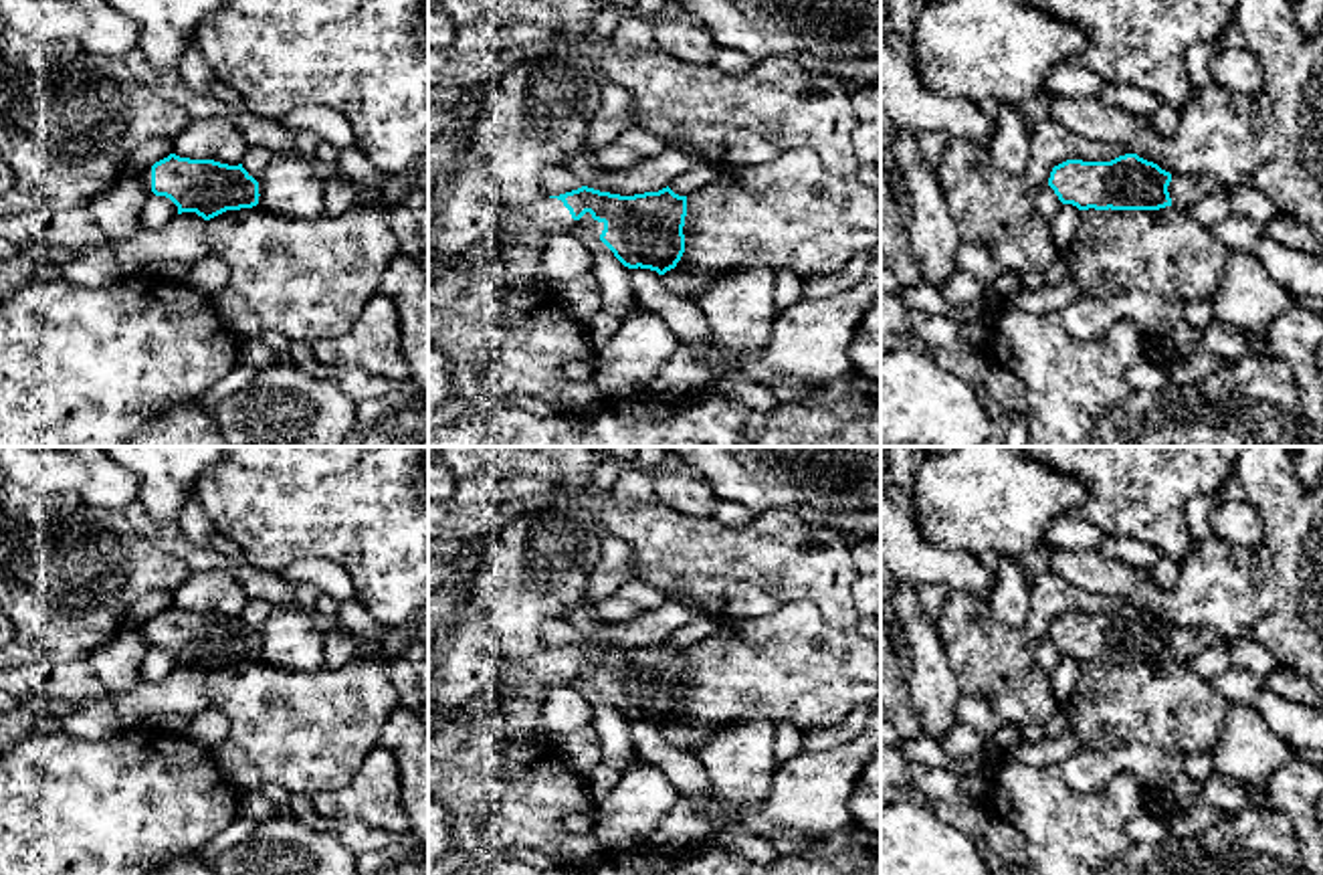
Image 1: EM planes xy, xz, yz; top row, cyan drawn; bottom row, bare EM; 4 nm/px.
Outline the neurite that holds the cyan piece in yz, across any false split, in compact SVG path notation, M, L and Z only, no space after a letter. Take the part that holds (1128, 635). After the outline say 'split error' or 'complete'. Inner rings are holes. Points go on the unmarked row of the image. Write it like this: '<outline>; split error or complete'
M1137 606L1111 614L1066 612L1052 620L1048 639L1079 663L1188 663L1224 643L1212 628L1169 626Z; split error

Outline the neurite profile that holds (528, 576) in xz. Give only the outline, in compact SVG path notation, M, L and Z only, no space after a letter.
M566 487L549 495L527 497L523 511L485 536L485 560L475 598L483 608L485 626L495 635L509 665L549 651L541 639L541 624L584 600L604 538L606 527L592 501L584 495L572 497Z

